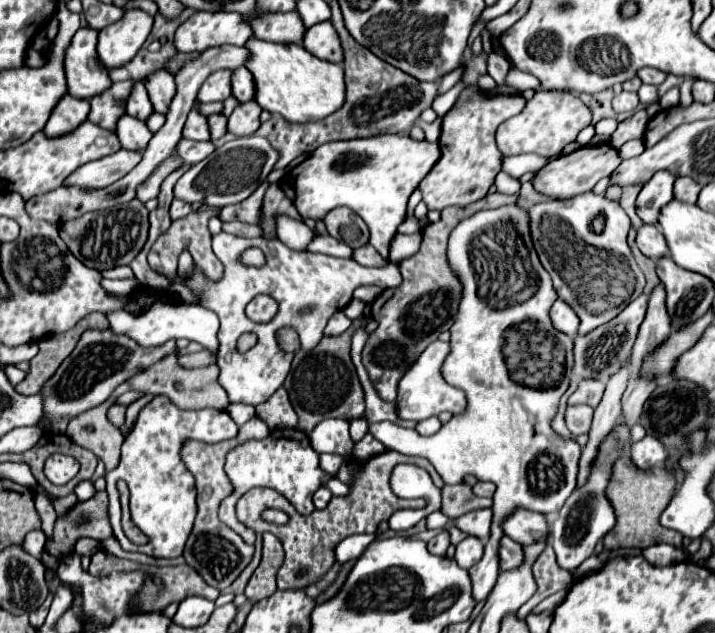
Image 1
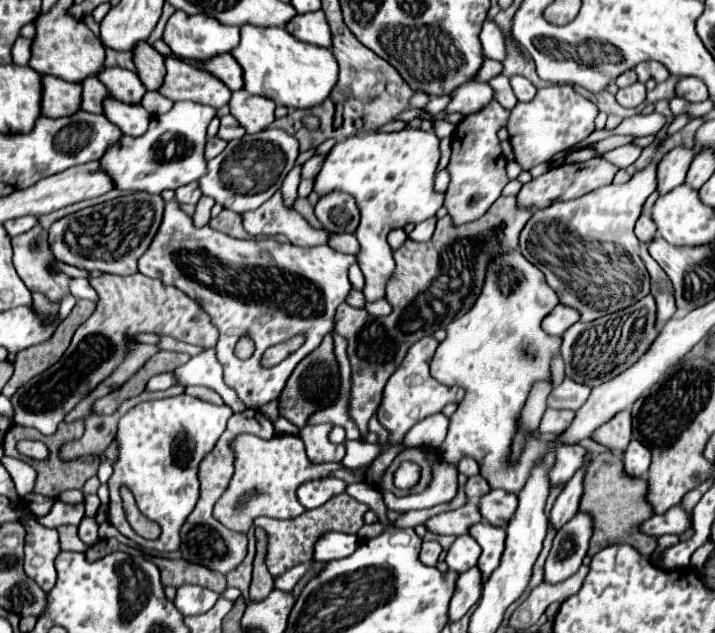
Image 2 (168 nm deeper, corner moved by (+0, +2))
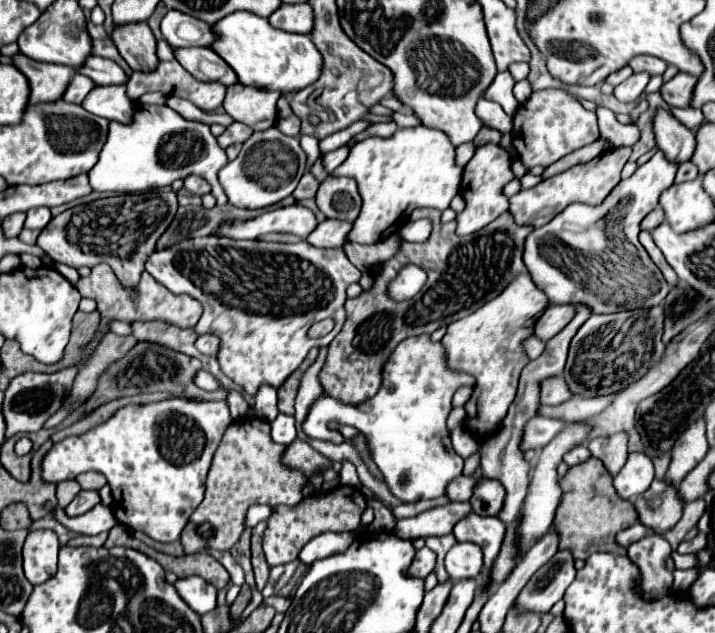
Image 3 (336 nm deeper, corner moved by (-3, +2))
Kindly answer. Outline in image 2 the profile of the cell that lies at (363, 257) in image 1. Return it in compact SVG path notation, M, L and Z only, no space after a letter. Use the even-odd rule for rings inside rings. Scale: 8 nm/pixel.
M349 233L331 235L329 247L333 247L335 251L341 251L341 253L349 253L349 255L357 255L359 253L359 241L355 239L355 235L349 235Z

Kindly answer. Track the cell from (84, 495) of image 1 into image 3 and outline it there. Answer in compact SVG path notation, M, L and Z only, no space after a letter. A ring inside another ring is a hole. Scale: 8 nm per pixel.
M98 503L96 507L92 507L88 513L80 517L72 517L72 519L64 517L64 525L80 535L98 535L102 531L110 531L116 523L118 519L114 519L112 509L102 503Z

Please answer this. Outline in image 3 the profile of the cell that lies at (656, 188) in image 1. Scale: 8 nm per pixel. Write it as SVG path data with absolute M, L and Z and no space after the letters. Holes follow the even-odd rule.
M656 109L654 113L654 137L656 145L664 151L670 161L684 163L696 149L696 137L690 129L686 129L670 111Z

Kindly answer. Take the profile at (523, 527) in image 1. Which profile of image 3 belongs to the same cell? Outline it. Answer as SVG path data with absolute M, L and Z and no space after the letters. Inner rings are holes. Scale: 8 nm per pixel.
M480 479L478 487L474 487L474 499L470 499L470 505L478 515L498 515L498 511L502 509L504 497L506 497L506 491L498 481Z

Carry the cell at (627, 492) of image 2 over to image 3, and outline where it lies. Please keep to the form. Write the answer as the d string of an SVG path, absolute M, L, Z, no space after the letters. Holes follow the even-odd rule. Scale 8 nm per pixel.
M590 457L586 463L570 467L568 473L558 479L558 485L562 489L562 497L554 515L554 523L550 527L560 537L558 549L568 549L574 555L574 559L584 561L598 551L626 555L626 549L616 545L614 535L630 527L638 519L638 515L630 501L624 501L616 495L612 477L604 469L602 461L598 463L596 457Z

